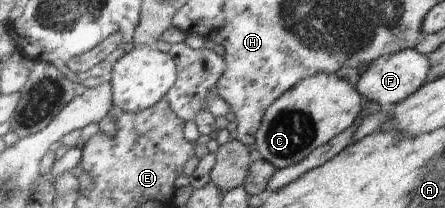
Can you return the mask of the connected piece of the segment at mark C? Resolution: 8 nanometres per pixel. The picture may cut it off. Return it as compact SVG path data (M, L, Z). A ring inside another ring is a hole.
M319 73L297 83L265 113L256 134L255 148L260 158L278 169L303 162L314 150L358 123L363 115L364 96L336 73Z

